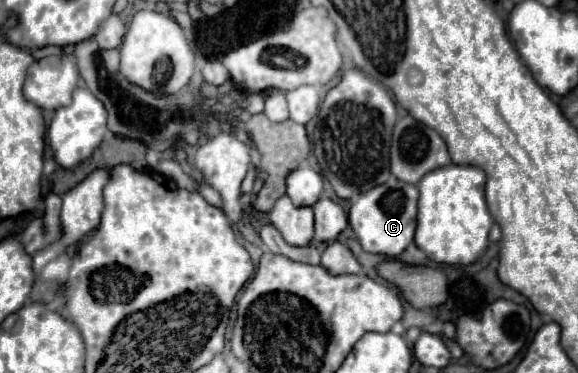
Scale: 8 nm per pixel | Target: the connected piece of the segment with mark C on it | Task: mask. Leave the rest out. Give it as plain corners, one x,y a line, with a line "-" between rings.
390,177
384,185
372,187
362,193
350,207
348,221
364,251
398,257
412,241
416,231
416,203
418,203
418,187
410,183
402,183

